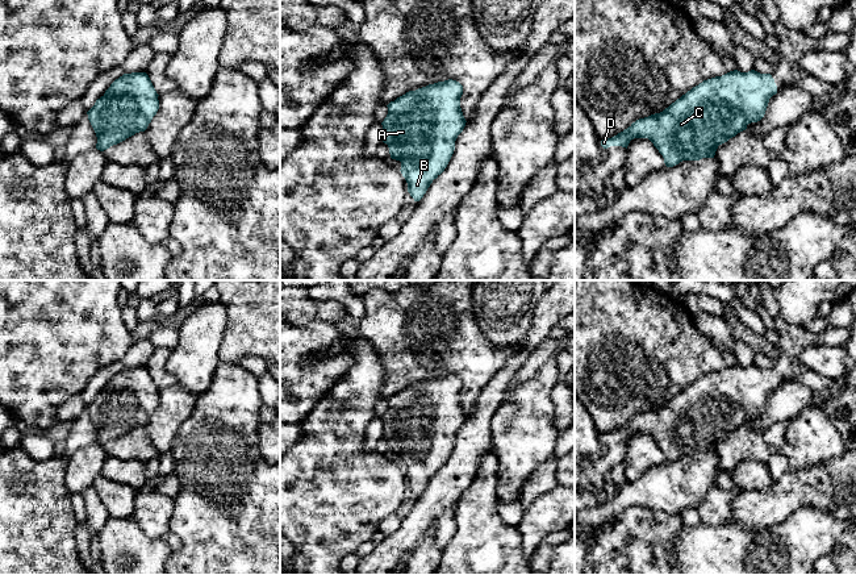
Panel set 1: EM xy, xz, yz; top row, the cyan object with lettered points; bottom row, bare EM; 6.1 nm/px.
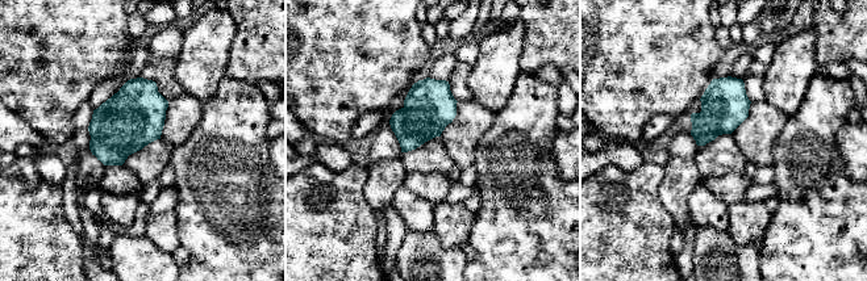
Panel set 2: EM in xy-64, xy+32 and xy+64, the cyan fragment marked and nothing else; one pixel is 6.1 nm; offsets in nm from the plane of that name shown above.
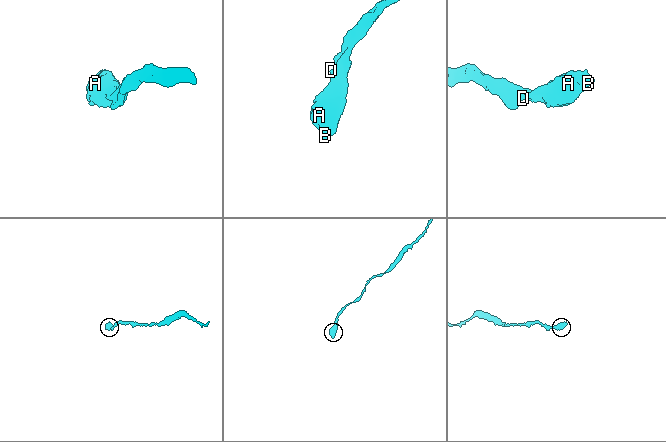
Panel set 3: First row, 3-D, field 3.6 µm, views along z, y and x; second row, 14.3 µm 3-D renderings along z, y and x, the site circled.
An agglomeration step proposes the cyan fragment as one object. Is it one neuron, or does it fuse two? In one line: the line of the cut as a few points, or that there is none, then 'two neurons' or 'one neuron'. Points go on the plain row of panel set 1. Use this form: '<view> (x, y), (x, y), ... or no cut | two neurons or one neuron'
no cut | one neuron

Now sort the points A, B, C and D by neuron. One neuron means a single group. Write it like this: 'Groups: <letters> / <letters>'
Groups: A B C D

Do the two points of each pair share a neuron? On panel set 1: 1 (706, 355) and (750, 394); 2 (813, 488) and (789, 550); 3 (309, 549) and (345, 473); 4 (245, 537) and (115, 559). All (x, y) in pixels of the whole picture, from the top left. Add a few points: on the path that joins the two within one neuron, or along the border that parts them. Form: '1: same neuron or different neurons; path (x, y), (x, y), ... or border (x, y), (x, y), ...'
1: different neurons; border (735, 363), (704, 374), (693, 380)
2: different neurons; border (829, 511), (801, 507), (780, 523)
3: same neuron; path (324, 530), (328, 491)
4: different neurons; border (171, 551), (167, 561)

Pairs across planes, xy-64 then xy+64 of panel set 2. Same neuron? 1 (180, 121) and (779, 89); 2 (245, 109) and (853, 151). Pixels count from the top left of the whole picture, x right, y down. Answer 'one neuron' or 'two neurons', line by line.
1: two neurons
2: two neurons

